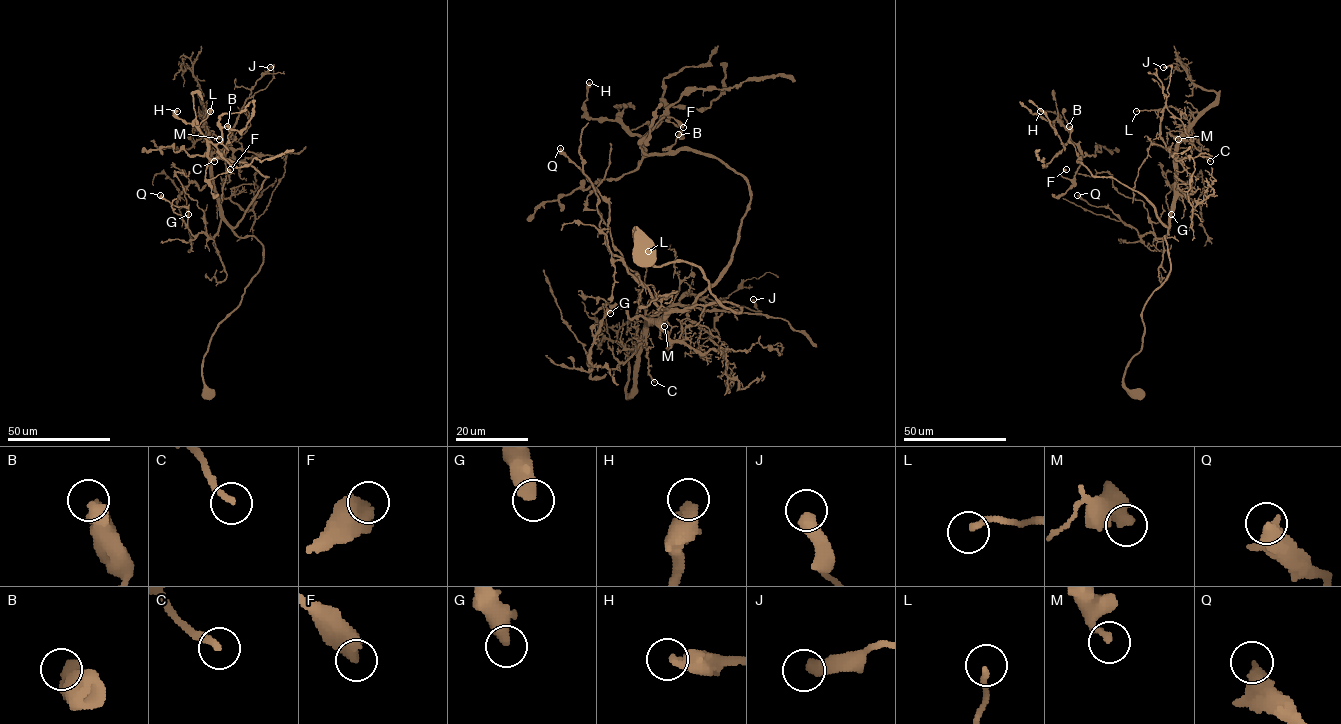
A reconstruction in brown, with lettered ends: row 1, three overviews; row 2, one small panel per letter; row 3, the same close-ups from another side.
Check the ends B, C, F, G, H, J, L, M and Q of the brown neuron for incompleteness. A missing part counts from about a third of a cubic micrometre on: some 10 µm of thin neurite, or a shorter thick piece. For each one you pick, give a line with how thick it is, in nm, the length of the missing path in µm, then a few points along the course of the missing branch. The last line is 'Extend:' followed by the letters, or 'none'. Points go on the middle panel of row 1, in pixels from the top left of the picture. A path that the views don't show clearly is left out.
H: 440 nm thick; about 20 µm are missing
Extend: H

